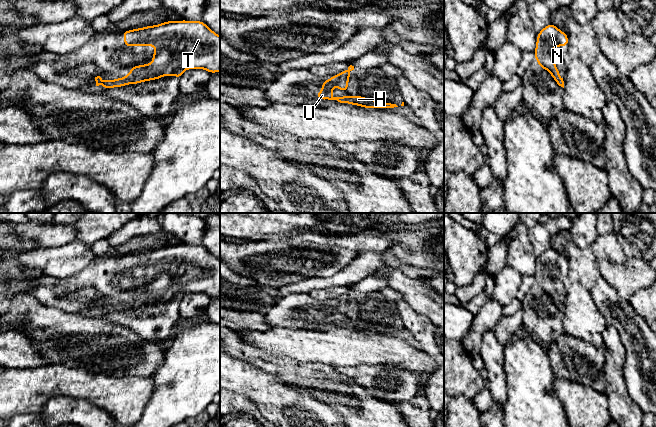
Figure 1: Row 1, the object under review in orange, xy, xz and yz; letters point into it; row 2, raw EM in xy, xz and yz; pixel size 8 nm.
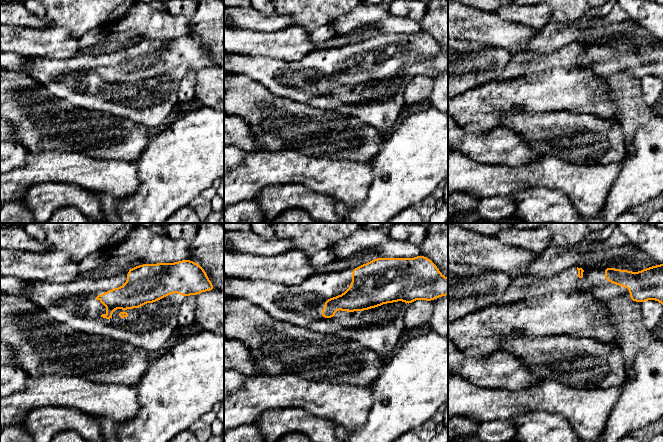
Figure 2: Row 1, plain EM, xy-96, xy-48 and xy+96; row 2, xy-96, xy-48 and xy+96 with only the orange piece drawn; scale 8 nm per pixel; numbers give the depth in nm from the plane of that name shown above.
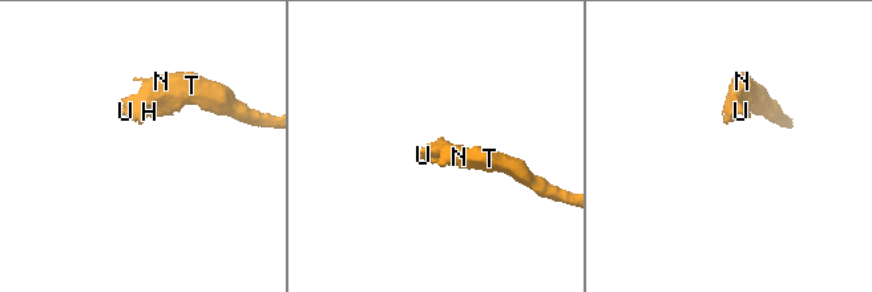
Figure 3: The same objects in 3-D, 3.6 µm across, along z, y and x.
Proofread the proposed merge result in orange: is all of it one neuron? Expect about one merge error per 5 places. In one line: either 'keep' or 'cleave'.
keep

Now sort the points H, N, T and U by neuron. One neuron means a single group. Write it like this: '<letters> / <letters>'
H N T U

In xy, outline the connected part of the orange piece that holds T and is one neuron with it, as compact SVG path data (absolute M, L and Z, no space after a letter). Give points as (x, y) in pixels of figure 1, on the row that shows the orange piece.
M167 21L158 25L142 27L121 32L124 35L125 47L153 46L155 53L151 55L153 62L141 66L134 65L126 77L115 80L102 80L95 77L96 86L102 84L105 89L138 84L157 80L163 76L176 76L178 79L188 69L205 69L212 73L220 71L220 36L212 31L203 21Z

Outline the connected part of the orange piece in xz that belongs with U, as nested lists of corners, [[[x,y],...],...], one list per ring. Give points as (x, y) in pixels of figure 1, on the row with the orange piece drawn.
[[[350,65],[347,70],[332,76],[327,81],[322,82],[322,90],[316,94],[316,98],[319,100],[337,100],[340,103],[348,103],[350,105],[358,105],[364,108],[394,108],[398,107],[396,104],[384,102],[381,100],[368,99],[363,96],[343,96],[333,97],[332,91],[335,86],[339,87],[339,90],[344,92],[348,89],[348,79],[351,76],[350,72],[354,70],[354,66]]]

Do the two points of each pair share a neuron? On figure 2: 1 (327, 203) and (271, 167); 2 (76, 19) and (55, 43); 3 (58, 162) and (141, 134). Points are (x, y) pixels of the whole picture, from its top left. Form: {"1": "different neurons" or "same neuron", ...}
{"1": "different neurons", "2": "different neurons", "3": "different neurons"}

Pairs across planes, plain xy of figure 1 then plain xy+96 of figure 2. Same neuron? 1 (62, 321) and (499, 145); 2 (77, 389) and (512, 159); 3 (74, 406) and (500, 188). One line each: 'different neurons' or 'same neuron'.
1: different neurons
2: different neurons
3: different neurons

